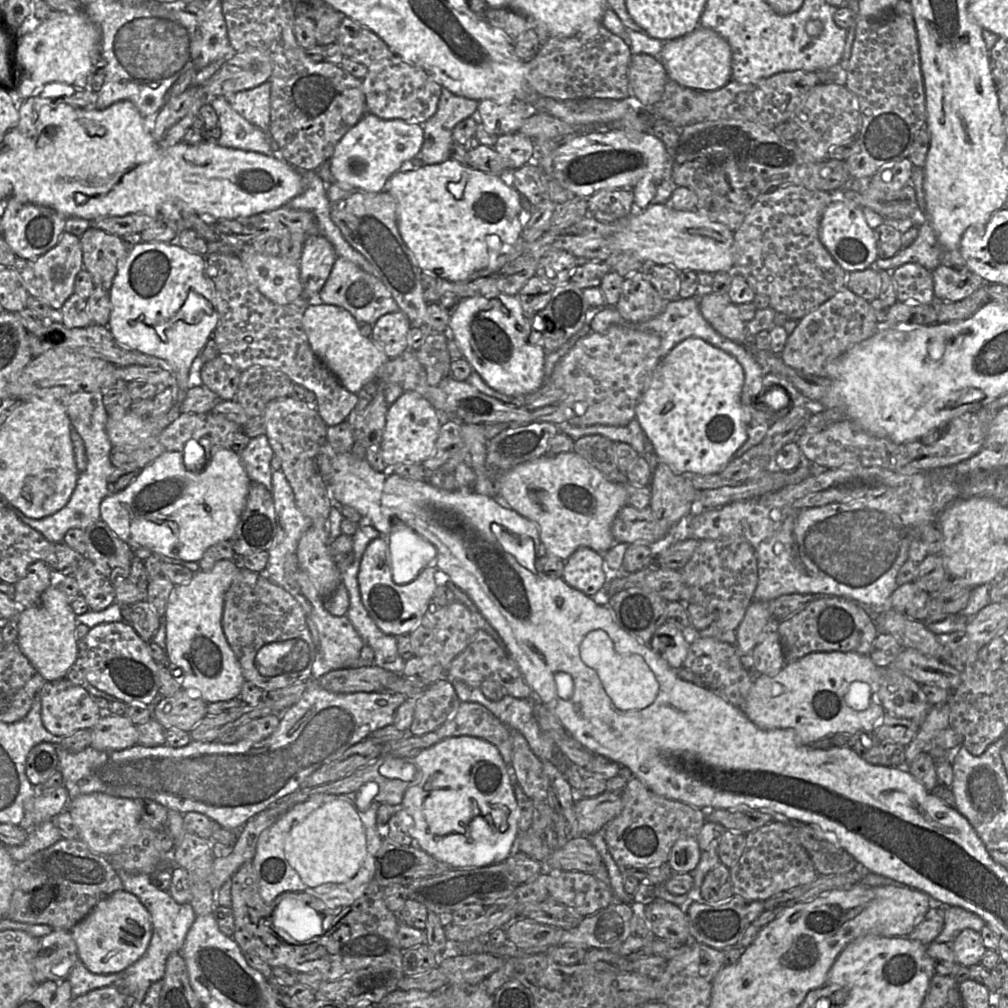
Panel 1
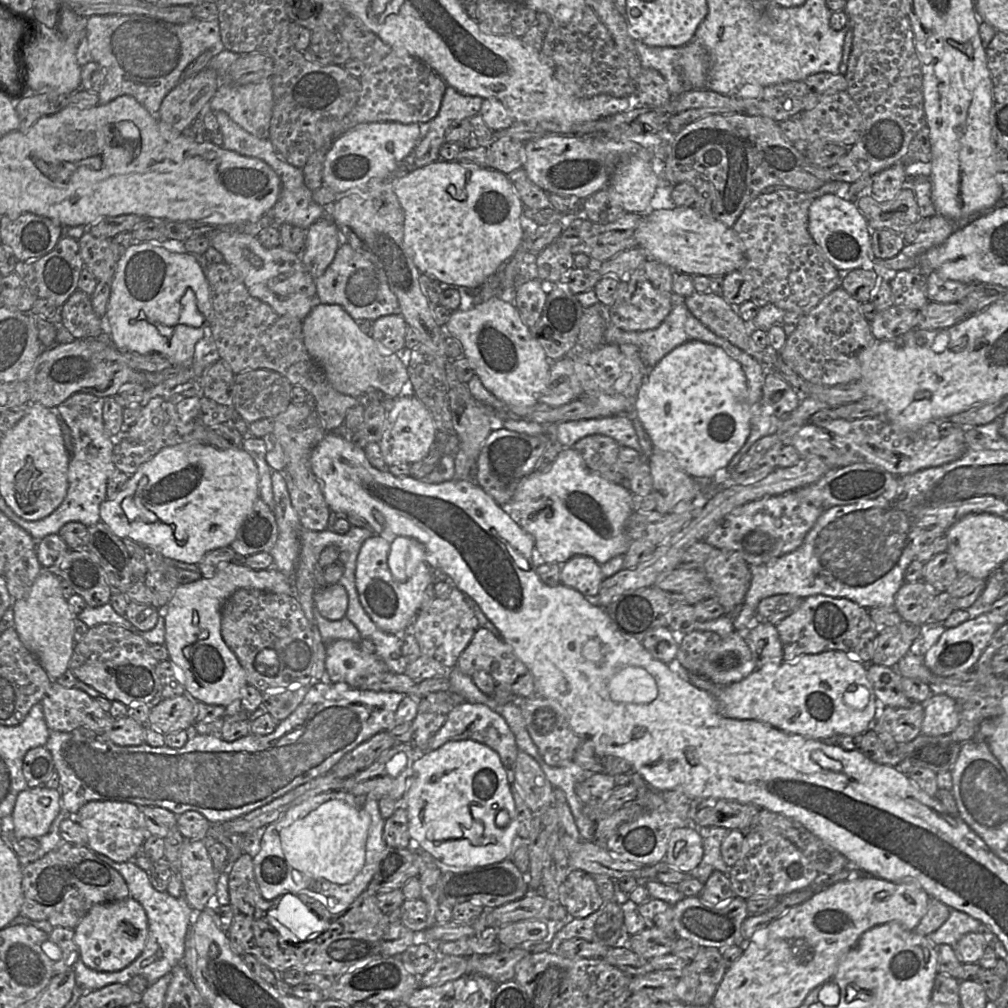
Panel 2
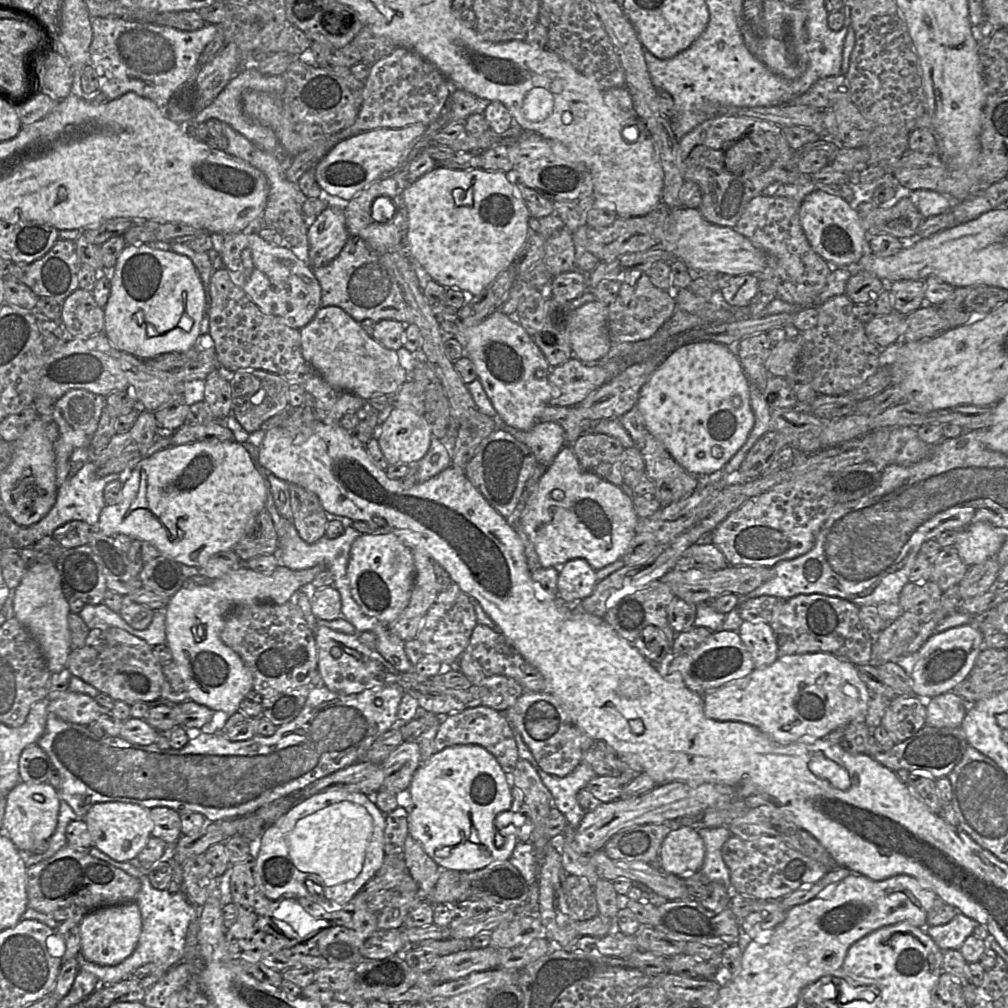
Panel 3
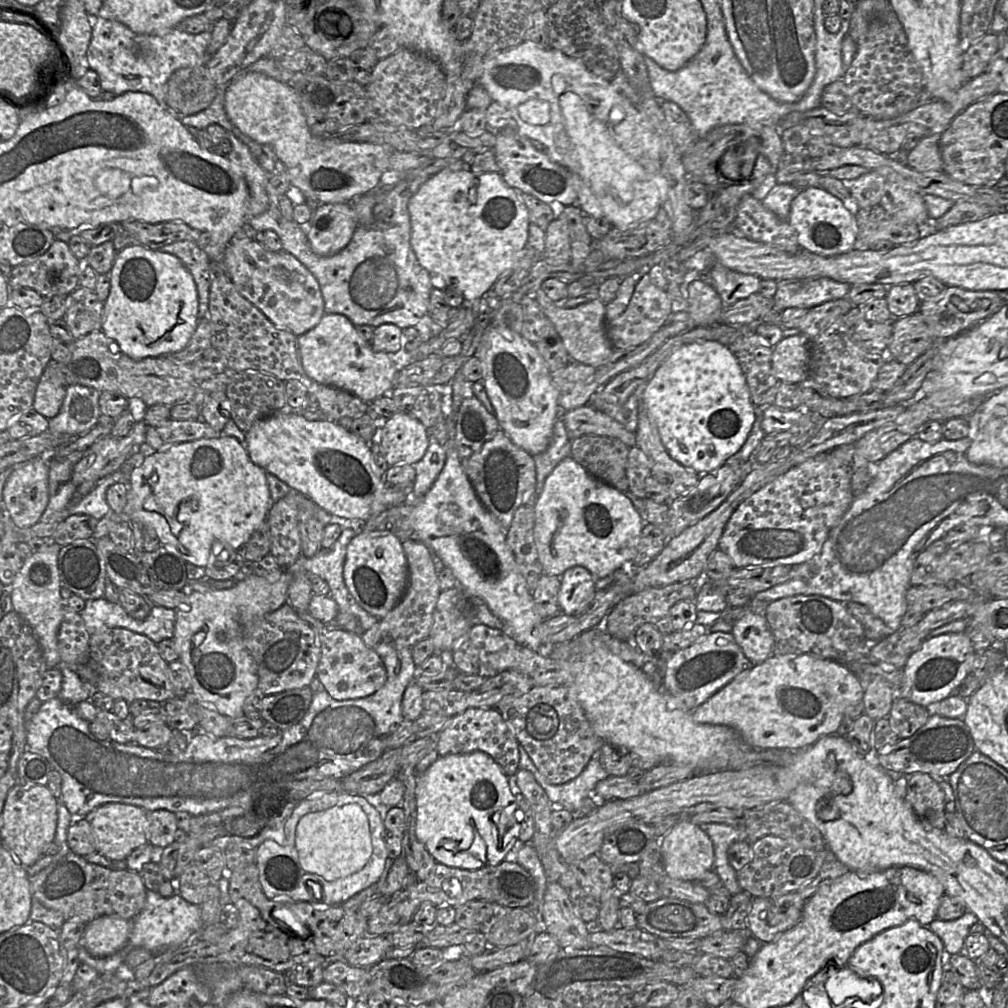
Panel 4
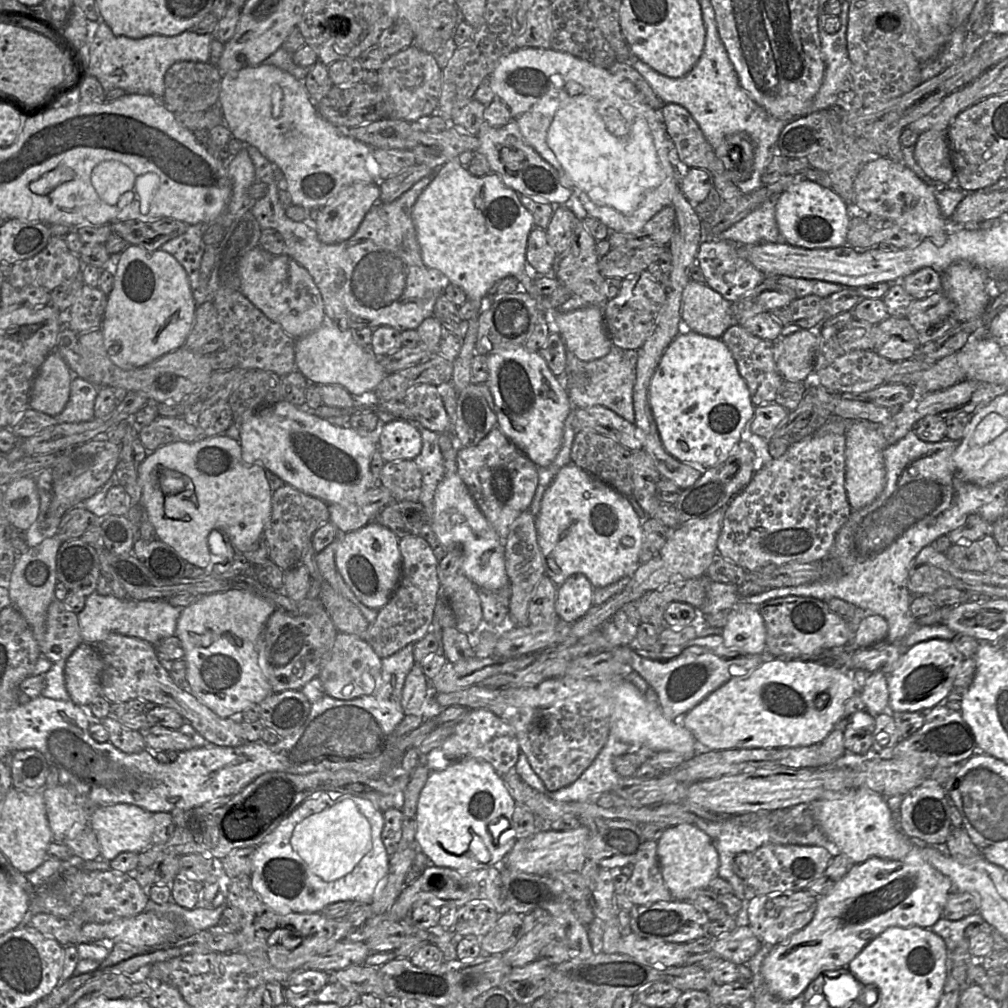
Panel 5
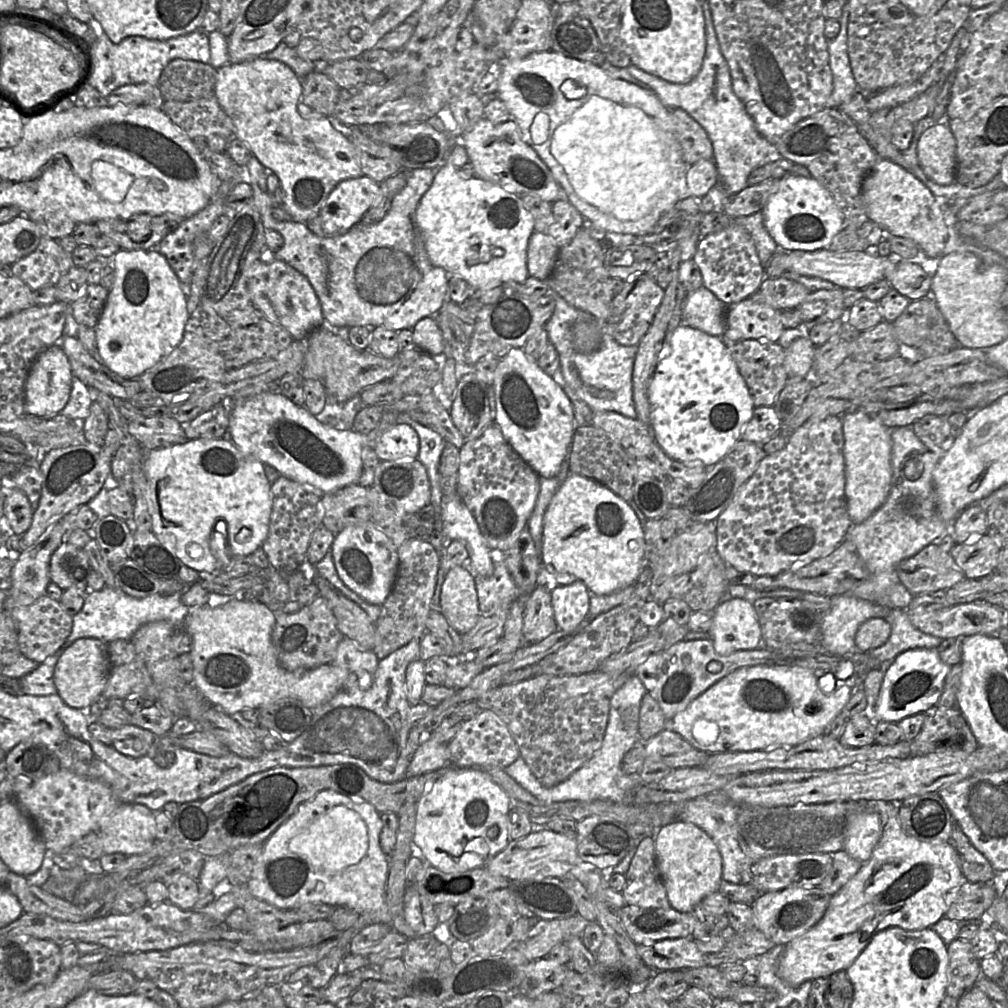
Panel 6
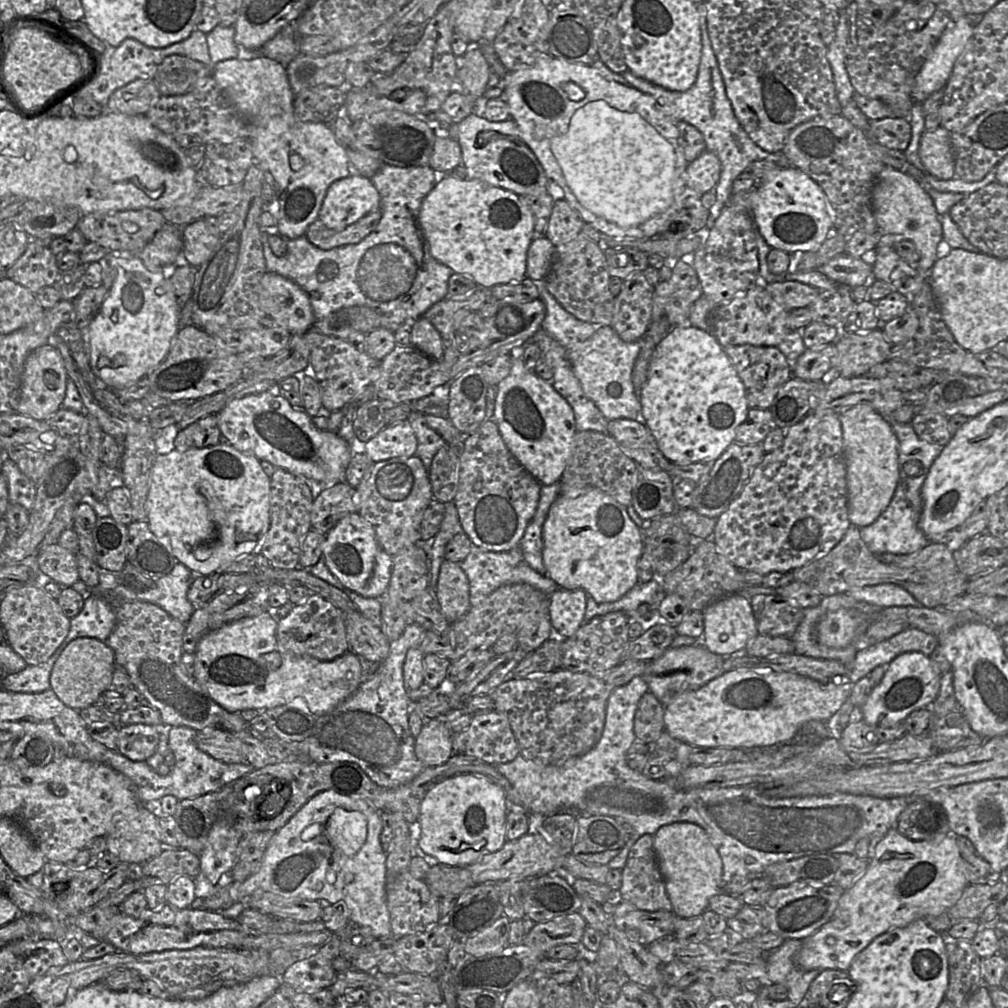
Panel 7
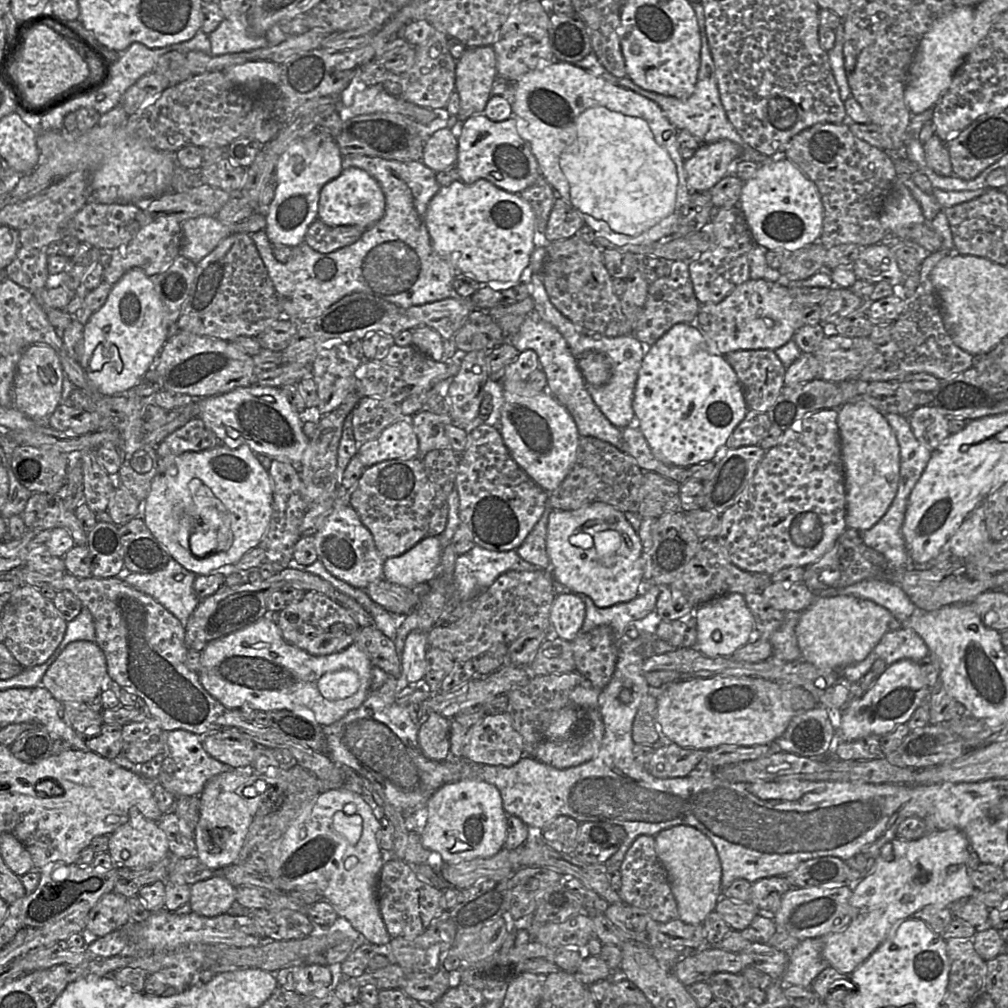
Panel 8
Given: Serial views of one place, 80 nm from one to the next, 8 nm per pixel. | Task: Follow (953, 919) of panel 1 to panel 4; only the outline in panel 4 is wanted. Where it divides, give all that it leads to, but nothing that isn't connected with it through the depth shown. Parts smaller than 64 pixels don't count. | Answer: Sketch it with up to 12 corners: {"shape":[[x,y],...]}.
{"shape":[[966,912],[952,921],[935,919],[927,928],[949,955],[963,954],[969,929],[979,920]]}

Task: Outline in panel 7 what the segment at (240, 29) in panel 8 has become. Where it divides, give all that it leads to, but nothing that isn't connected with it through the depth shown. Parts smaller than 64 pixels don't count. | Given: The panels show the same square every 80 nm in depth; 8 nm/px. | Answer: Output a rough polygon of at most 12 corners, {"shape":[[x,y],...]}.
{"shape":[[219,24],[206,35],[211,68],[242,57],[234,26]]}

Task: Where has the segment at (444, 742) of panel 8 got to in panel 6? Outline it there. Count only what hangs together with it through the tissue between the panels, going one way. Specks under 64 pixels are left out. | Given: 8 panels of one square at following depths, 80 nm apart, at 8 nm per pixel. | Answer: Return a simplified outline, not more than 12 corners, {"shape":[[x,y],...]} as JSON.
{"shape":[[426,737],[414,752],[406,778],[445,767],[447,745]]}

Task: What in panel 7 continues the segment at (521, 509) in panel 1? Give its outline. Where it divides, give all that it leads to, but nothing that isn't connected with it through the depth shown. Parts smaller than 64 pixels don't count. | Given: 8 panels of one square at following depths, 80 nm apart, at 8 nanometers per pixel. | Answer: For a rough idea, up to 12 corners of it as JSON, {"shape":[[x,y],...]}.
{"shape":[[599,488],[558,496],[543,561],[559,588],[614,602],[638,582],[641,529]]}

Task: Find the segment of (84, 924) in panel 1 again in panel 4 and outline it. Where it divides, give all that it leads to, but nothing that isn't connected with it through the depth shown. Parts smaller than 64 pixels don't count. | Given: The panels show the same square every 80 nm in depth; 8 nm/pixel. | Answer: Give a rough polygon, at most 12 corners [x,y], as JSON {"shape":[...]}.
{"shape":[[100,916],[81,938],[94,957],[125,947],[132,921]]}

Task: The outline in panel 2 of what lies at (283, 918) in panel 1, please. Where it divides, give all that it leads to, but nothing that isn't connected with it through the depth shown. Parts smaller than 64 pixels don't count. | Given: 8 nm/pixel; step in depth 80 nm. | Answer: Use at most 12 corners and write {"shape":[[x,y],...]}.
{"shape":[[292,894],[271,917],[301,942],[331,926]]}

